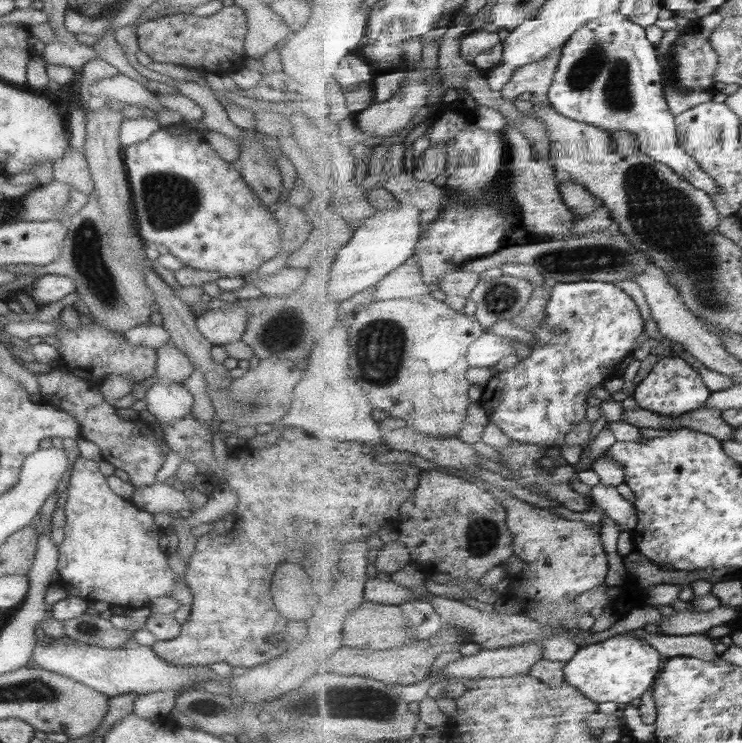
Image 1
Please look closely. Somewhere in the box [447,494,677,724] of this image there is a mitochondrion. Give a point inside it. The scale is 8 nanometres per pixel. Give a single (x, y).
(482, 537)

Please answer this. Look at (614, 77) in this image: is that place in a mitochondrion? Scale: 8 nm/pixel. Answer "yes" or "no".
yes

